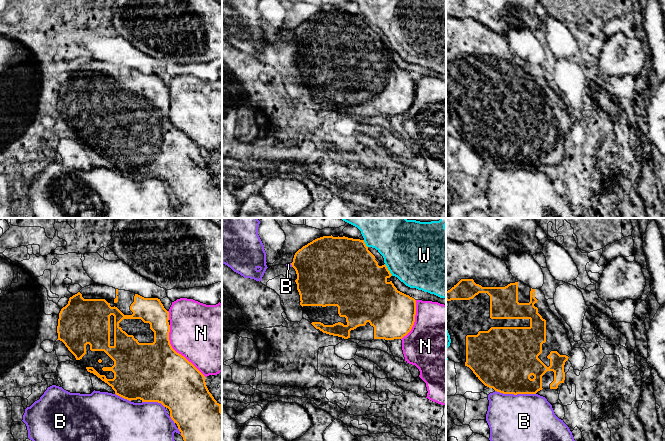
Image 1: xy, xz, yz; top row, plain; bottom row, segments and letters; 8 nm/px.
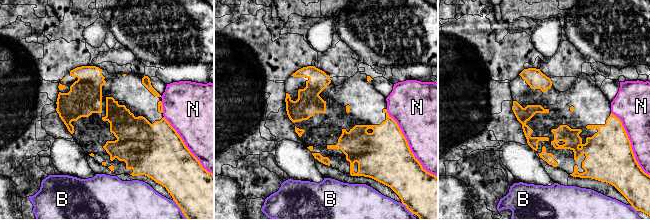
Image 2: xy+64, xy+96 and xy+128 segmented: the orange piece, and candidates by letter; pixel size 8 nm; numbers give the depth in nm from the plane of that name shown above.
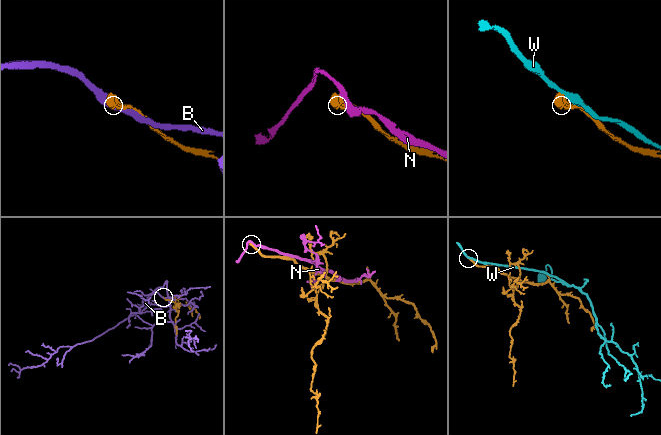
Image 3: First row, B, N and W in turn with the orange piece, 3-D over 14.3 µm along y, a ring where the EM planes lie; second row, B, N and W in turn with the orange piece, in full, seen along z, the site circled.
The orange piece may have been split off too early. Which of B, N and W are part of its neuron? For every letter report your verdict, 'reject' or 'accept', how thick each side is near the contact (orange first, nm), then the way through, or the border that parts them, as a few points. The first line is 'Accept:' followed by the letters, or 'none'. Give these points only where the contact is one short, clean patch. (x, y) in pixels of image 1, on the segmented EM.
Accept: none
B: reject; 420 nm thick on the orange side, 380 nm on the other
N: reject; 480 nm thick on the orange side, 460 nm on the other
W: reject; 420 nm thick on the orange side, 480 nm on the other

